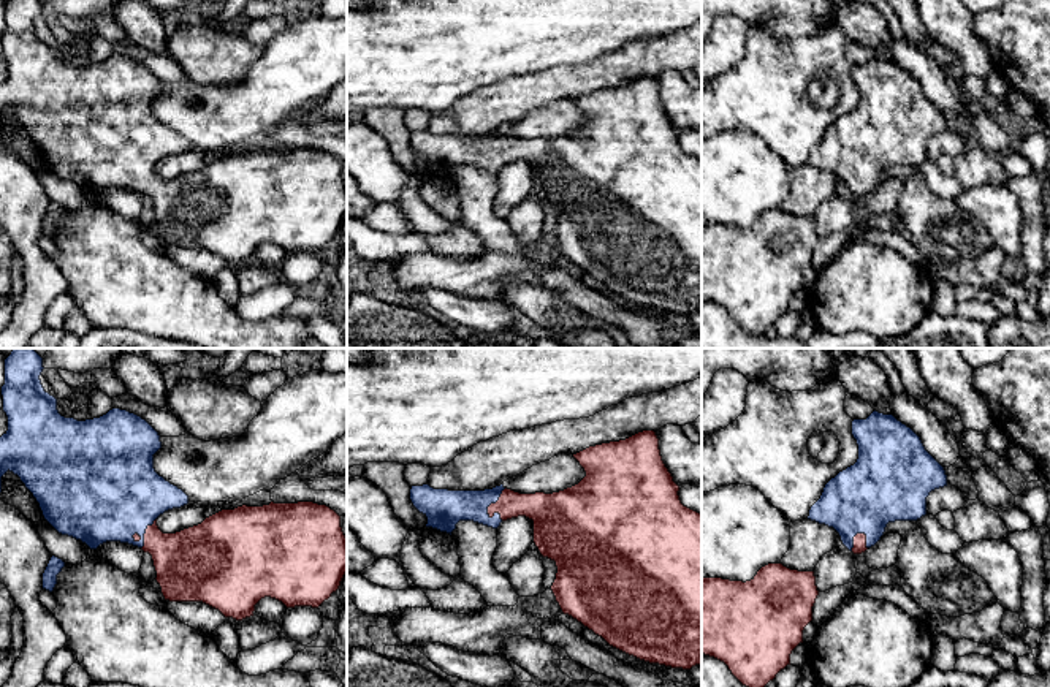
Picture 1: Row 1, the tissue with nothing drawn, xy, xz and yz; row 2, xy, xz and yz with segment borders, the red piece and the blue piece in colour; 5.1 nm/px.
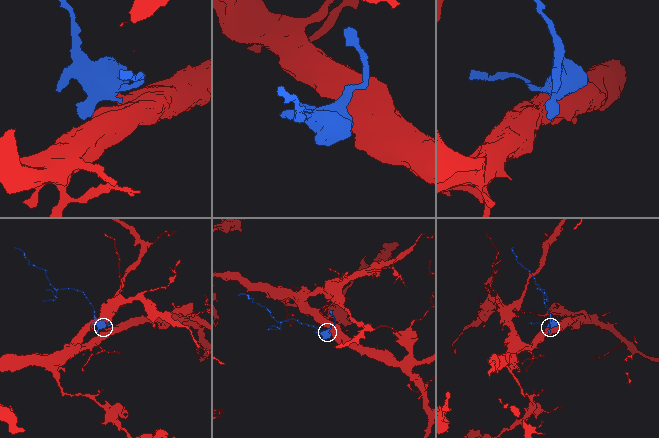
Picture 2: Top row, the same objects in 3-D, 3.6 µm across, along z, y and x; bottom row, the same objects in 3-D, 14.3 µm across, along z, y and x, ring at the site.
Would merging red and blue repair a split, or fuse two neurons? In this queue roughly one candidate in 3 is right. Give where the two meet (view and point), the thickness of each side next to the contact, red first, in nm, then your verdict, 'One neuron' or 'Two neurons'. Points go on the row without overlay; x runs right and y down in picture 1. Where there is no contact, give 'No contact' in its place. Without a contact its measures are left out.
Touches red at xy (144, 179). Thickness 300 nm (red) against 440 nm. One neuron

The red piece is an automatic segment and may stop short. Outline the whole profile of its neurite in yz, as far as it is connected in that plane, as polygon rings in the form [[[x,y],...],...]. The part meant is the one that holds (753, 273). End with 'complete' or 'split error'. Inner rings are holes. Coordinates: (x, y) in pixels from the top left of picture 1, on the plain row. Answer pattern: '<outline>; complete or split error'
[[[782,209],[762,212],[751,226],[722,223],[702,225],[702,299],[724,307],[746,332],[760,337],[790,310],[792,296],[803,288],[803,275],[812,266],[812,252],[819,241],[814,217],[798,217]]]; complete

